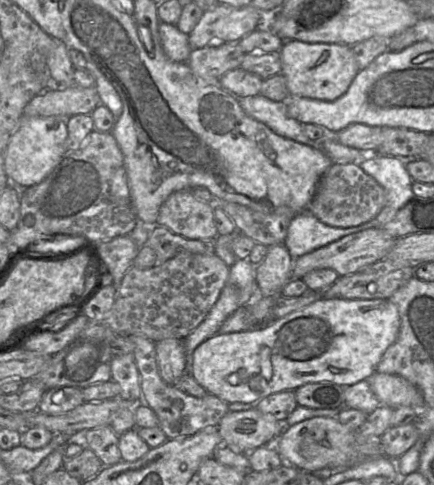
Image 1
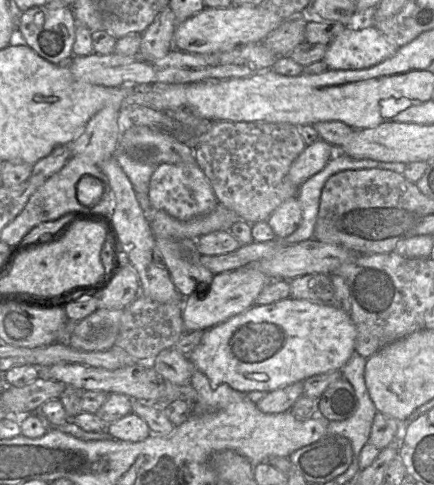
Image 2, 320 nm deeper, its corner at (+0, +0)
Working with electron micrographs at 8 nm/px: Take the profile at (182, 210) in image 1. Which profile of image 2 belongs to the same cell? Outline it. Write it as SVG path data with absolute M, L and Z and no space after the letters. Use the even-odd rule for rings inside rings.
M196 161L157 165L149 182L148 199L154 208L182 221L210 213L219 204L209 180Z

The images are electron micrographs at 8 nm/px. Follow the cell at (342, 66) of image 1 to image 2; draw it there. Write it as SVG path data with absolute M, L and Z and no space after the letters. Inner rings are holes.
M357 22L347 26L327 46L323 61L327 69L333 70L357 70L374 66L394 55L397 50L394 44L389 42L385 36L372 24Z

